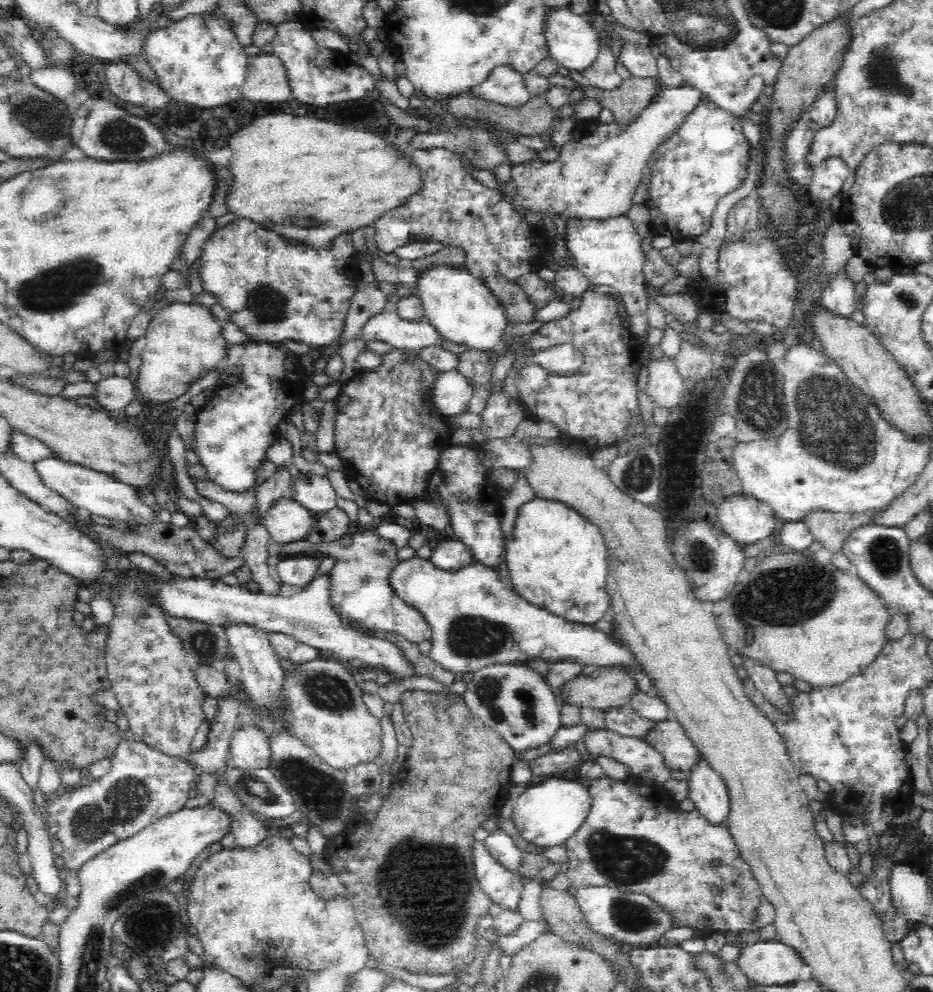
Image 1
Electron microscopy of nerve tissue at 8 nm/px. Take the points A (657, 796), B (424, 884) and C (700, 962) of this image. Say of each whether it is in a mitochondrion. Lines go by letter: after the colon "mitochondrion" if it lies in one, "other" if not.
A: other
B: mitochondrion
C: other

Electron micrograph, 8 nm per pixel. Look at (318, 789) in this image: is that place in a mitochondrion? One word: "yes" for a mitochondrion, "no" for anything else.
yes

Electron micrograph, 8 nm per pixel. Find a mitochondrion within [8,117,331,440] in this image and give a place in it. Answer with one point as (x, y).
(51, 291)

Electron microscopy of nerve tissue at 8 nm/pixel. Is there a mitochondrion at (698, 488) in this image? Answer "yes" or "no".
no

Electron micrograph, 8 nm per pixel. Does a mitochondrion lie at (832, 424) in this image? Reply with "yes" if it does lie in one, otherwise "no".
yes

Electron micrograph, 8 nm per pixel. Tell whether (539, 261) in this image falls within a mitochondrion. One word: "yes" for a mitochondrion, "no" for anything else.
no

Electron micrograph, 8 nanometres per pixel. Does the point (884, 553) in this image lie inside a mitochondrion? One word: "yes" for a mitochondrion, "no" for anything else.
yes

